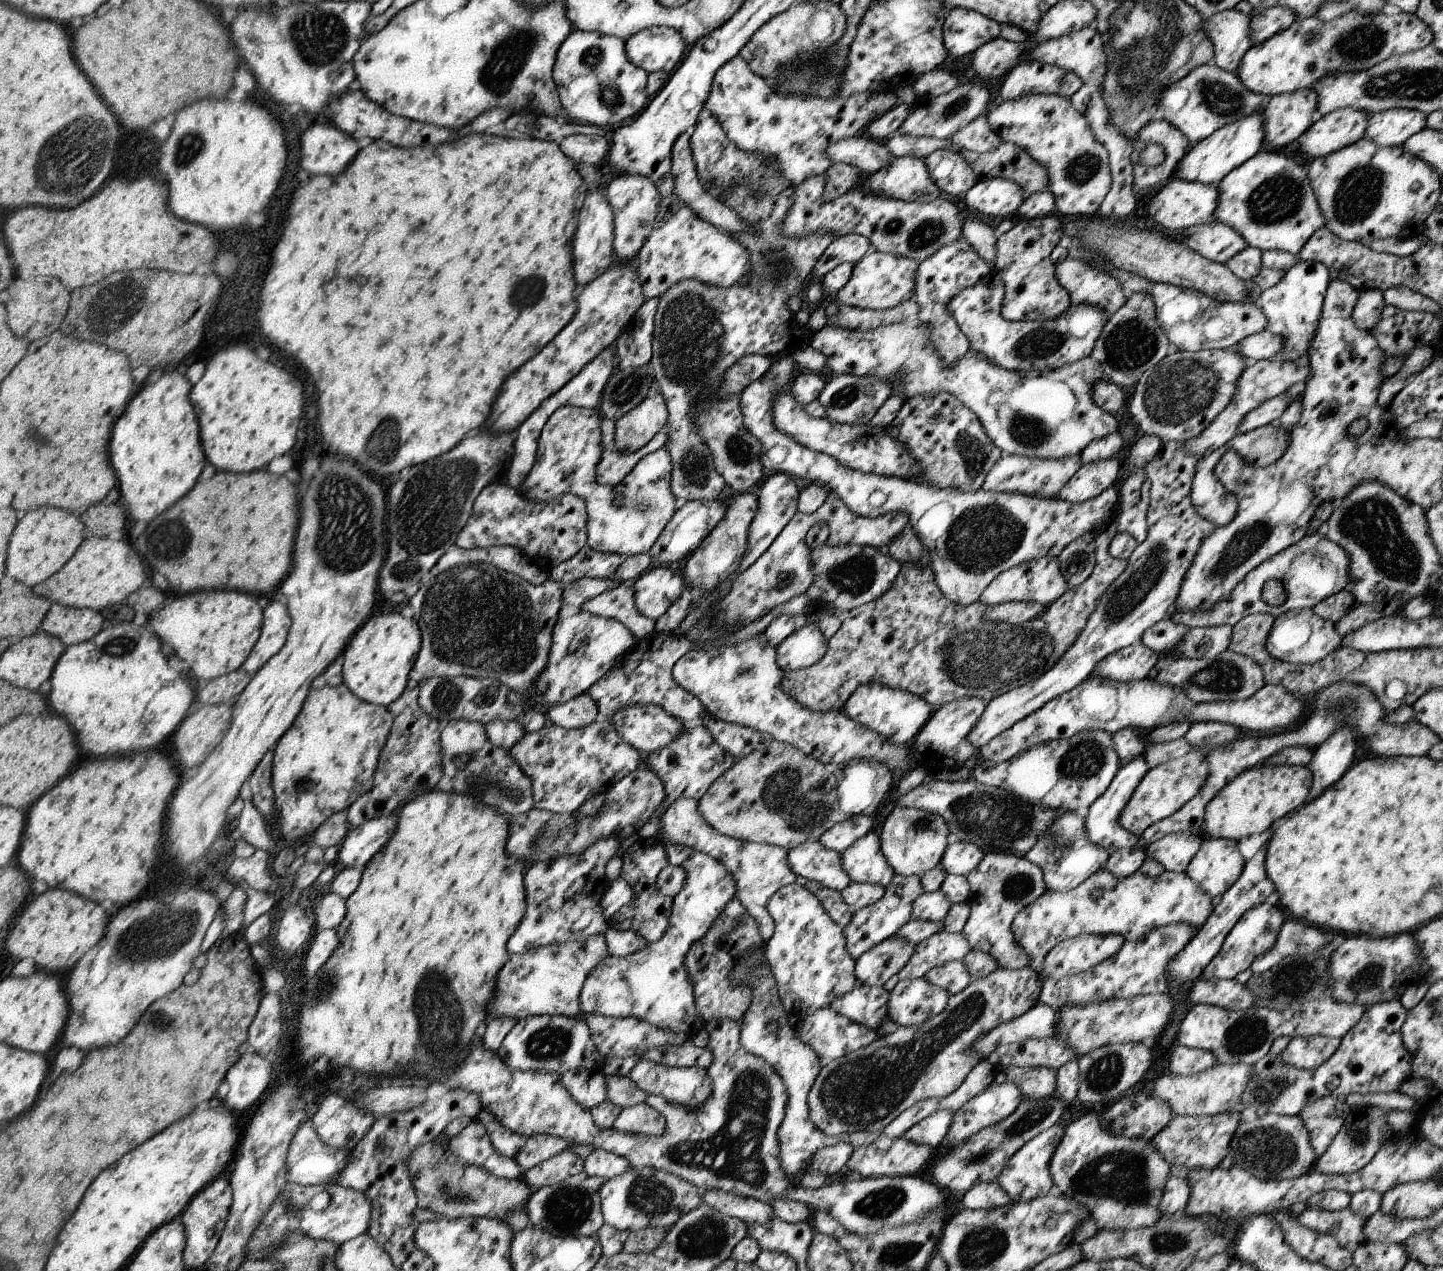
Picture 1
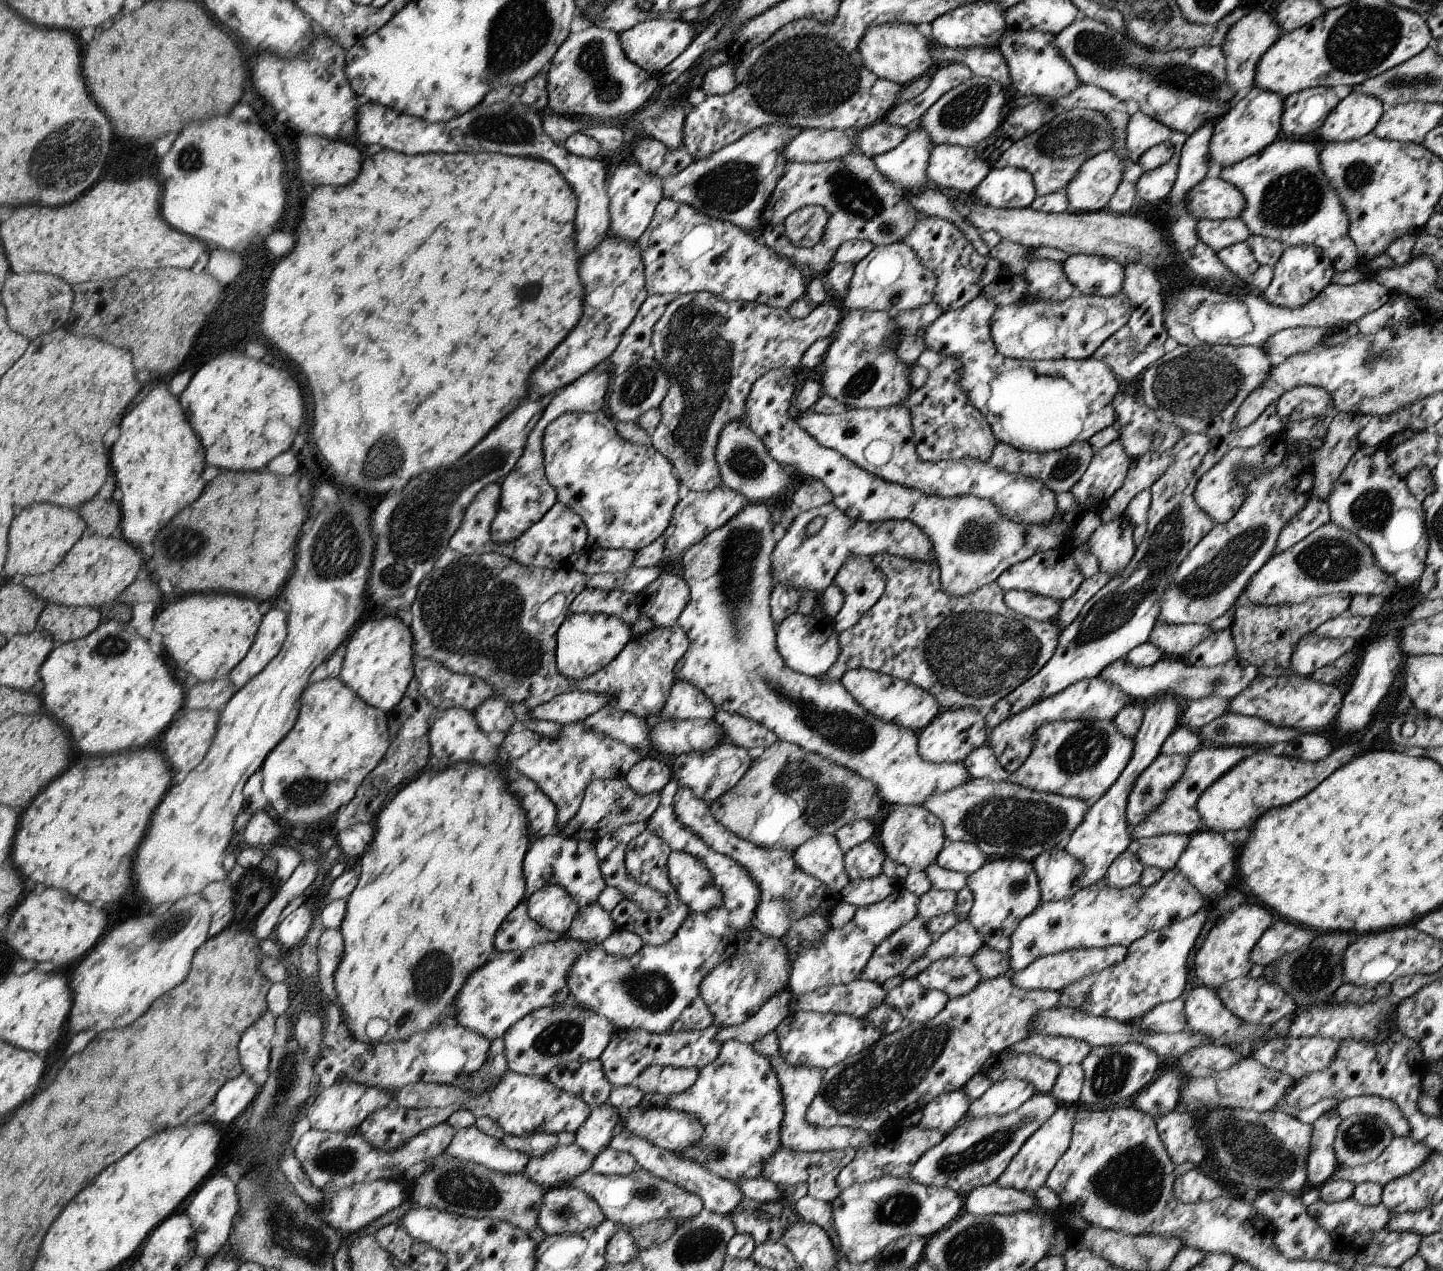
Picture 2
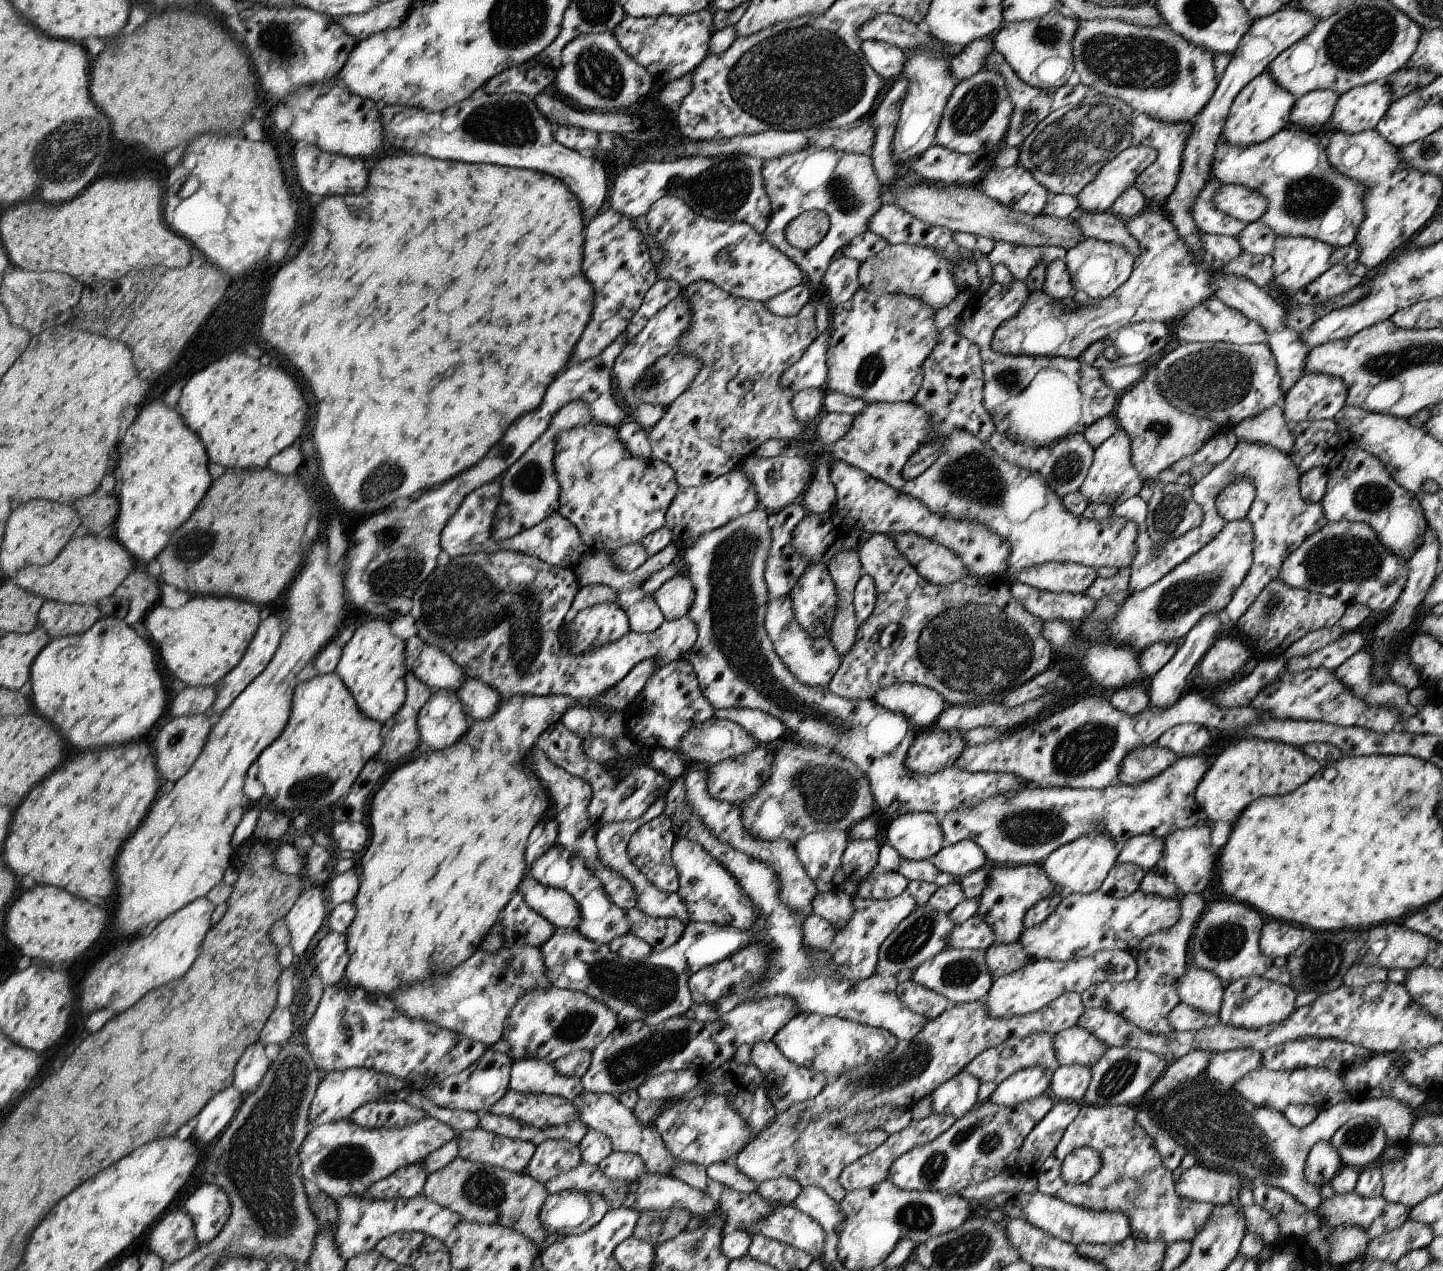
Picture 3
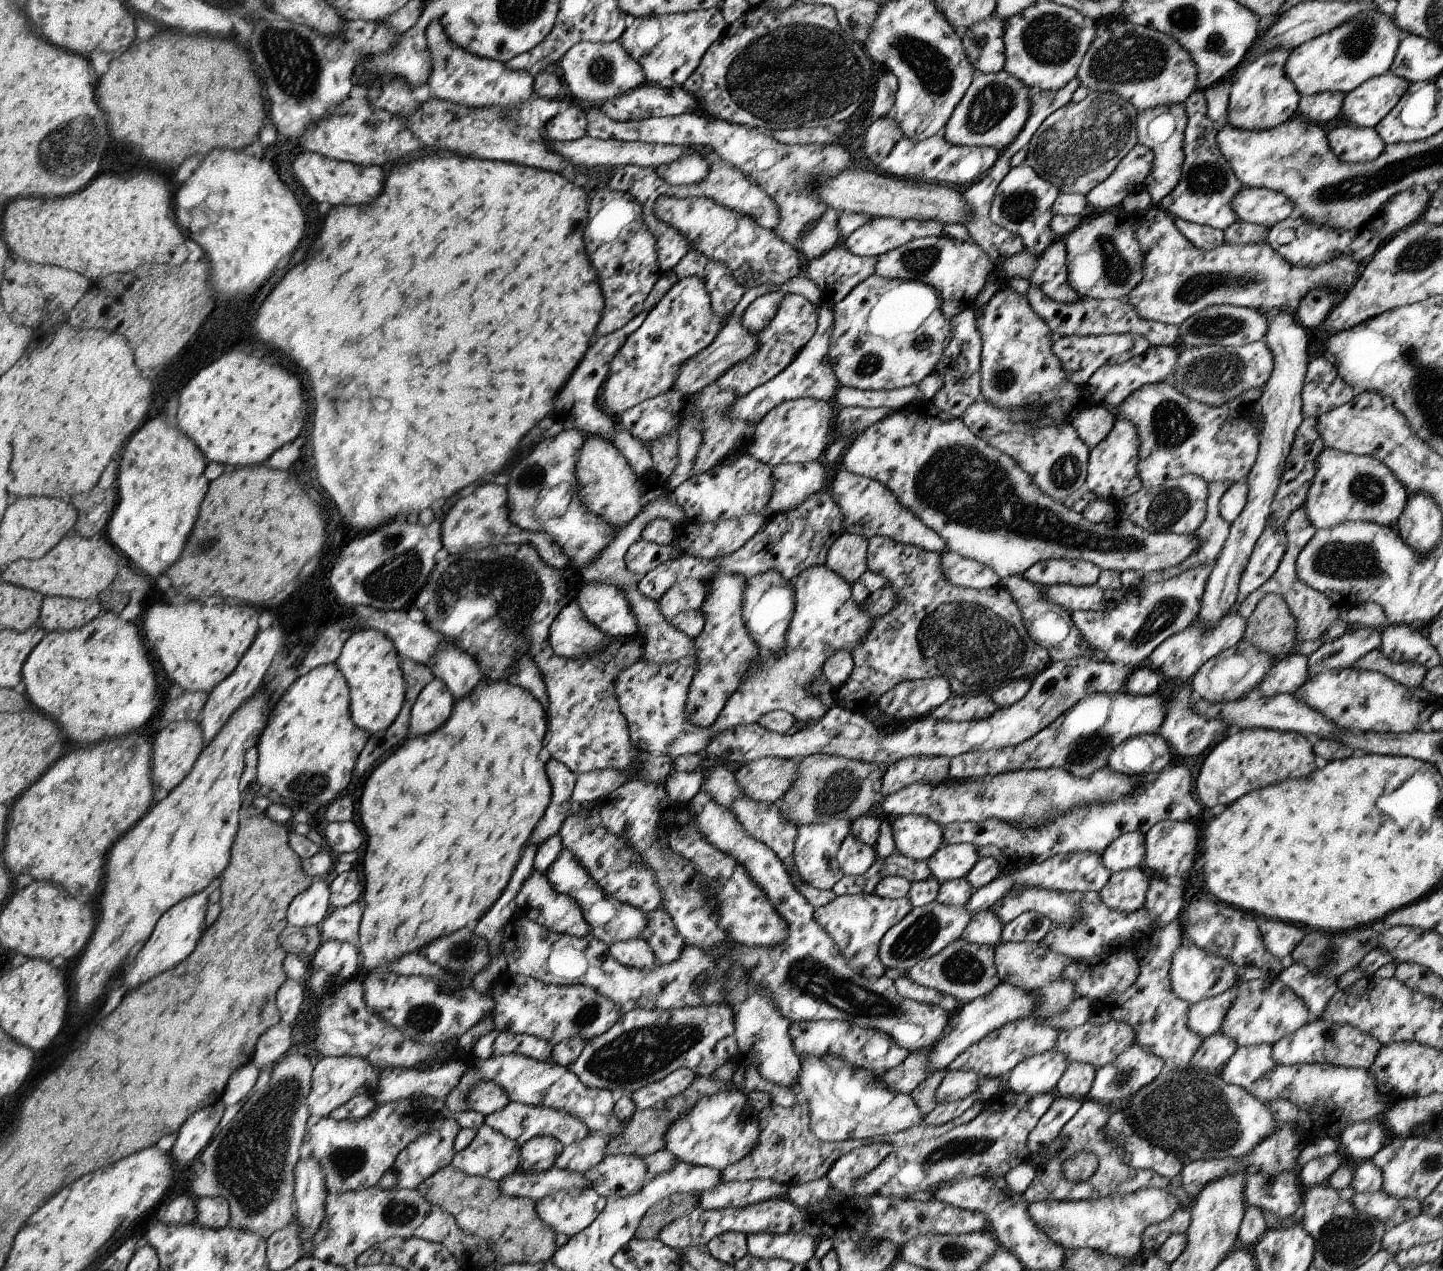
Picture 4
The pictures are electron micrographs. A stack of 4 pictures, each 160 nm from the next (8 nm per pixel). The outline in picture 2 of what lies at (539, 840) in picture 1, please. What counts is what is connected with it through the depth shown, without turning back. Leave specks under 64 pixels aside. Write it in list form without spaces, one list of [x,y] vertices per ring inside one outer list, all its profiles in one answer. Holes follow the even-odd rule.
[[[648,756],[629,770],[626,781],[634,792],[646,795],[659,793],[672,778],[670,766]]]

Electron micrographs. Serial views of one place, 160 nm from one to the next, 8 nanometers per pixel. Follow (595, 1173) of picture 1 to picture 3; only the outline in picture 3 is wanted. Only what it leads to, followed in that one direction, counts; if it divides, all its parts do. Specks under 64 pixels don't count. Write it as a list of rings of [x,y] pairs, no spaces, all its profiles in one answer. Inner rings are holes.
[[[612,1151],[602,1162],[599,1162],[600,1170],[613,1181],[632,1182],[647,1172],[645,1162],[640,1155]]]

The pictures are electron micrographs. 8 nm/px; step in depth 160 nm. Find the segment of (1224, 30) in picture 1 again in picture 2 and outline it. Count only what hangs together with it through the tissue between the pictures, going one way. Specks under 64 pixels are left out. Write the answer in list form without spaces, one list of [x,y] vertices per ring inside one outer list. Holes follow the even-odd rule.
[[[1268,8],[1252,10],[1229,28],[1220,48],[1223,50],[1226,61],[1227,81],[1233,90],[1231,100],[1239,90],[1253,84],[1258,61],[1281,36],[1282,32],[1273,21],[1272,13]]]

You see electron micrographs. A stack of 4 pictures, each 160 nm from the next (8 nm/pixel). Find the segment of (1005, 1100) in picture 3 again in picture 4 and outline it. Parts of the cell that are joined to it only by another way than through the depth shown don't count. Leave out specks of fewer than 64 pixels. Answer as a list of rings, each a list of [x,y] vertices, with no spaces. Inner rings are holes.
[[[1055,1048],[1027,1058],[1006,1076],[1008,1091],[1028,1096],[1053,1093],[1068,1065],[1066,1055]]]

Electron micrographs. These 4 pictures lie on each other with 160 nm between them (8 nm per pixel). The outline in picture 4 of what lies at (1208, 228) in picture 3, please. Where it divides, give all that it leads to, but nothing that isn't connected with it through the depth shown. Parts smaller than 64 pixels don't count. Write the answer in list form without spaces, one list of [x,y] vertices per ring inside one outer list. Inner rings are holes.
[[[1198,88],[1185,102],[1188,122],[1183,146],[1182,172],[1179,183],[1158,206],[1173,218],[1178,217],[1224,231],[1238,220],[1237,214],[1232,210],[1231,202],[1244,186],[1236,178],[1218,148],[1216,142],[1218,132],[1214,128],[1215,122],[1208,116],[1206,101],[1205,91]]]

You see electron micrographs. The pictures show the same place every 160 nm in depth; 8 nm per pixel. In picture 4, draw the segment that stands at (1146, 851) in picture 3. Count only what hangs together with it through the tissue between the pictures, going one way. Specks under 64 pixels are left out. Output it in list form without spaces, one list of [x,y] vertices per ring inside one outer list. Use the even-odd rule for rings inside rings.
[[[1134,831],[1116,838],[1105,848],[1102,856],[1104,864],[1113,873],[1142,866],[1145,854],[1145,834]]]

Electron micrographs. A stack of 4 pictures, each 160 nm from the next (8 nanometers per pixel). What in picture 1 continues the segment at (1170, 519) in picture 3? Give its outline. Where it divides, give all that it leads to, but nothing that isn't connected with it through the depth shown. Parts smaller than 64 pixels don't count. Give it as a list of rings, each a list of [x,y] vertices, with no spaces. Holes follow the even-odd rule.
[[[1177,441],[1162,444],[1154,458],[1149,460],[1145,466],[1151,482],[1147,537],[1127,558],[1126,570],[1101,596],[1084,630],[1060,660],[1046,674],[1001,694],[987,704],[983,716],[969,734],[969,741],[977,751],[1053,698],[1070,692],[1083,683],[1089,673],[1092,674],[1094,667],[1108,655],[1140,642],[1140,637],[1147,628],[1170,616],[1186,571],[1193,563],[1202,541],[1216,528],[1215,524],[1202,518],[1190,502],[1191,484],[1199,460],[1200,457],[1186,453],[1183,442]]]

